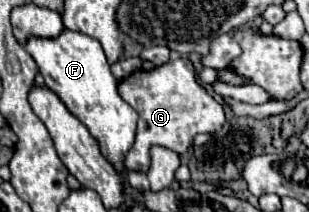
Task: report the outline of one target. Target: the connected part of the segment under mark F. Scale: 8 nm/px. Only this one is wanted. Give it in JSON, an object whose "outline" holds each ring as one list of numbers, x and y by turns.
{"outline":[[67,29,61,33,61,37,55,39,33,37,27,41,25,49,37,61,45,85,87,127,87,131,95,137,103,157,113,165,113,169,119,175,125,177,127,175,125,155,135,141,137,111,121,99,117,91,119,81,111,73,101,43,83,33,73,33]]}

